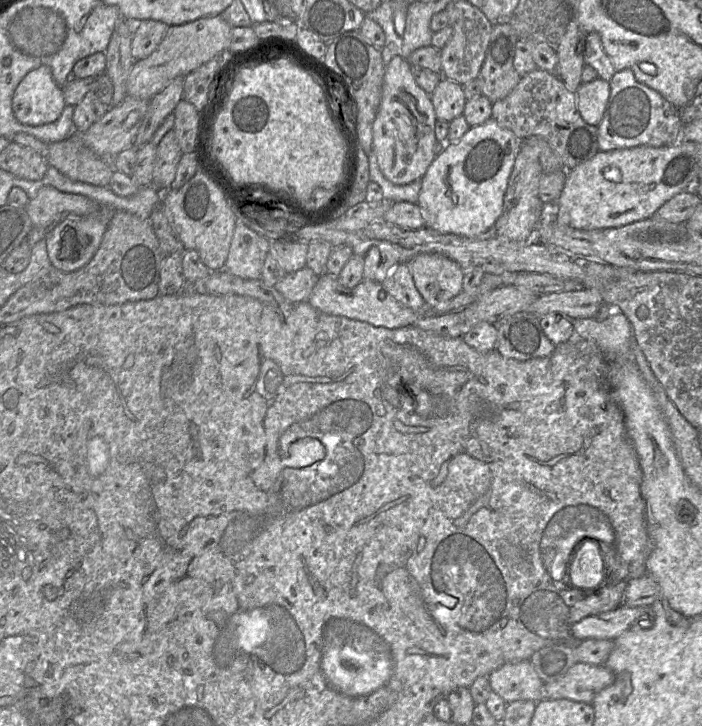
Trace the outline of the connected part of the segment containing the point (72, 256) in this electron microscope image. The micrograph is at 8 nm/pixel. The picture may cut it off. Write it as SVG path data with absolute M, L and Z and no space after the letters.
M110 213L79 216L65 214L46 233L45 241L51 264L59 270L73 272L84 267L97 252L110 222Z

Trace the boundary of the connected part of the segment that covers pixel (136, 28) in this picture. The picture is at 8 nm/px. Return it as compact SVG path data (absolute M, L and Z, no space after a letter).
M143 20L133 25L131 53L135 61L148 57L164 38L169 25L156 20Z

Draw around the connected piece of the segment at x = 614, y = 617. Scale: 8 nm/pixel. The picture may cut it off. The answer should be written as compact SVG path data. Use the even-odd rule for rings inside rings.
M650 606L625 607L599 615L586 617L572 626L575 641L586 639L614 640L634 625L644 627L645 622L652 622Z

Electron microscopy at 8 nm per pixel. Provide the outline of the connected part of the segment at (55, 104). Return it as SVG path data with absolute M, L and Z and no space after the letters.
M41 65L28 72L21 80L12 97L12 110L22 124L38 126L57 120L66 106L62 86L53 78L51 69Z

